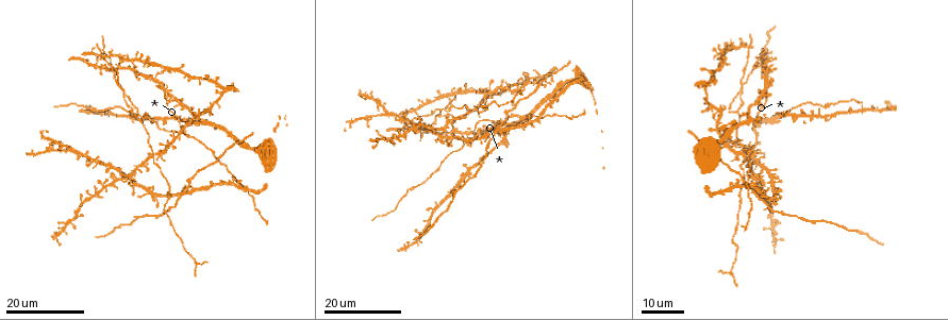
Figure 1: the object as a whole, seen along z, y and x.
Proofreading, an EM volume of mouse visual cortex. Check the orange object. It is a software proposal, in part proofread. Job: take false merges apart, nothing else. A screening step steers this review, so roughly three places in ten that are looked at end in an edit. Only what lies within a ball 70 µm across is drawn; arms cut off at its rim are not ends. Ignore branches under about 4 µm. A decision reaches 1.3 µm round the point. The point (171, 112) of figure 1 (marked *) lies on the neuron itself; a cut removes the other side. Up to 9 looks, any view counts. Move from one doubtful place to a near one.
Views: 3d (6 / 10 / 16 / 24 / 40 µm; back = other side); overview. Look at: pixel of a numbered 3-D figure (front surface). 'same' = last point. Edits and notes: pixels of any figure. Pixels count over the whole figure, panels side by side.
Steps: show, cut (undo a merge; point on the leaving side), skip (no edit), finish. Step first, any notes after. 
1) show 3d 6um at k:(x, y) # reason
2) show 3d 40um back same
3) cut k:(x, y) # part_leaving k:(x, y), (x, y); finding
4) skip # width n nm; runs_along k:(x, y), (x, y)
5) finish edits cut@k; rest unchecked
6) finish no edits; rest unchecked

show 3d 24um at 1:(753, 130) # three-way junction

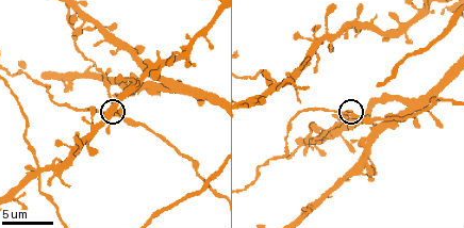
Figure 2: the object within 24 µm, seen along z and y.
show 3d 6um at 2:(354, 116)

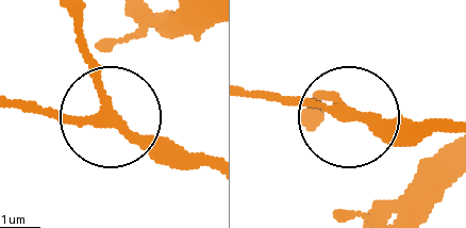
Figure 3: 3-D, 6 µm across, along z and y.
skip # arms 3; runs_along 3:(73, 22), (107, 111), (210, 159); continuous, no second neuron

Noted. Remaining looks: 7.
show 3d 6um at 2:(317, 142) # three arms meet

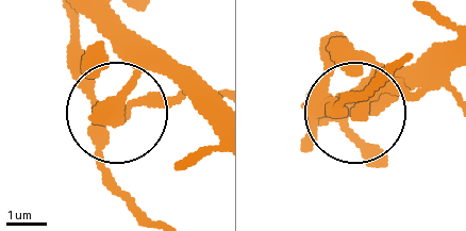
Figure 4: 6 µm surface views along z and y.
skip # arms 3; one neuron here

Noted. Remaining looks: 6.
show 3d 16um at 2:(43, 170) # four or more arms meet

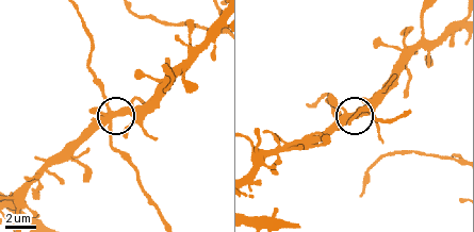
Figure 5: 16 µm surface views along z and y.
show 3d 6um at 5:(114, 113)

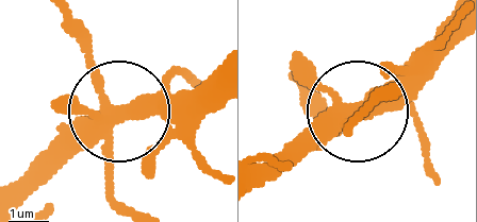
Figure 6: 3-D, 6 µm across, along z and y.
skip # side_arm 34 um; arms 5; one neuron here

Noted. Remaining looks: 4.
show 3d 10um at 2:(411, 110) # three-way junction

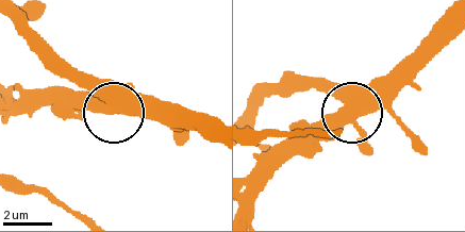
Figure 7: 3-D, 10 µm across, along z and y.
skip # runs_along 7:(251, 113), (306, 88), (345, 109), (296, 125); continuous, no second neuron

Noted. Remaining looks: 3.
finish no edits; rest unchecked

